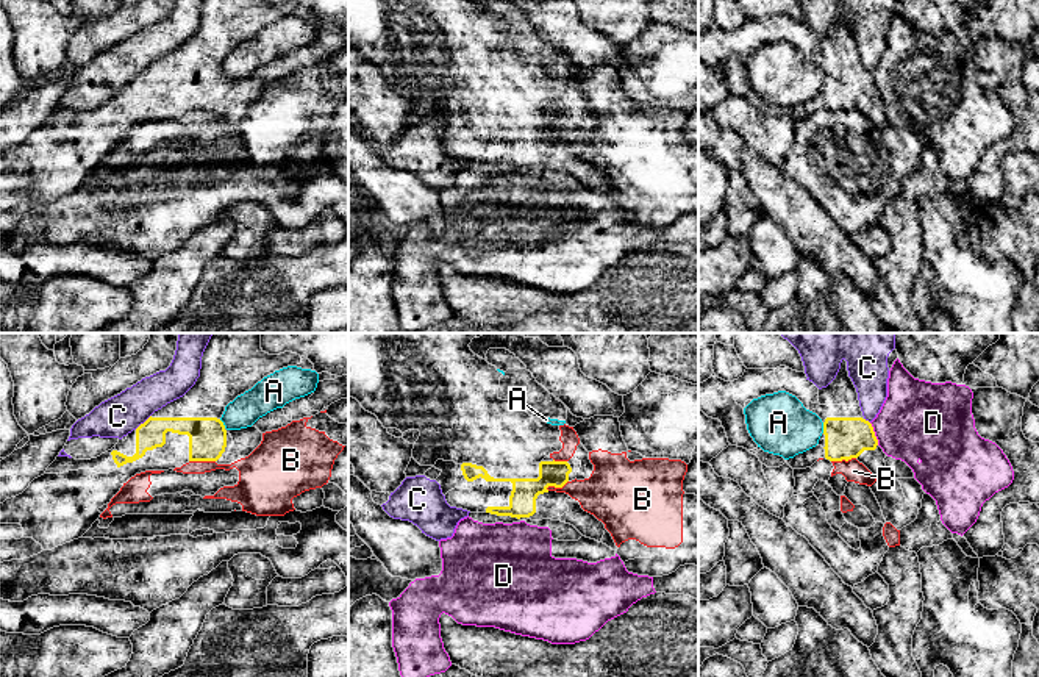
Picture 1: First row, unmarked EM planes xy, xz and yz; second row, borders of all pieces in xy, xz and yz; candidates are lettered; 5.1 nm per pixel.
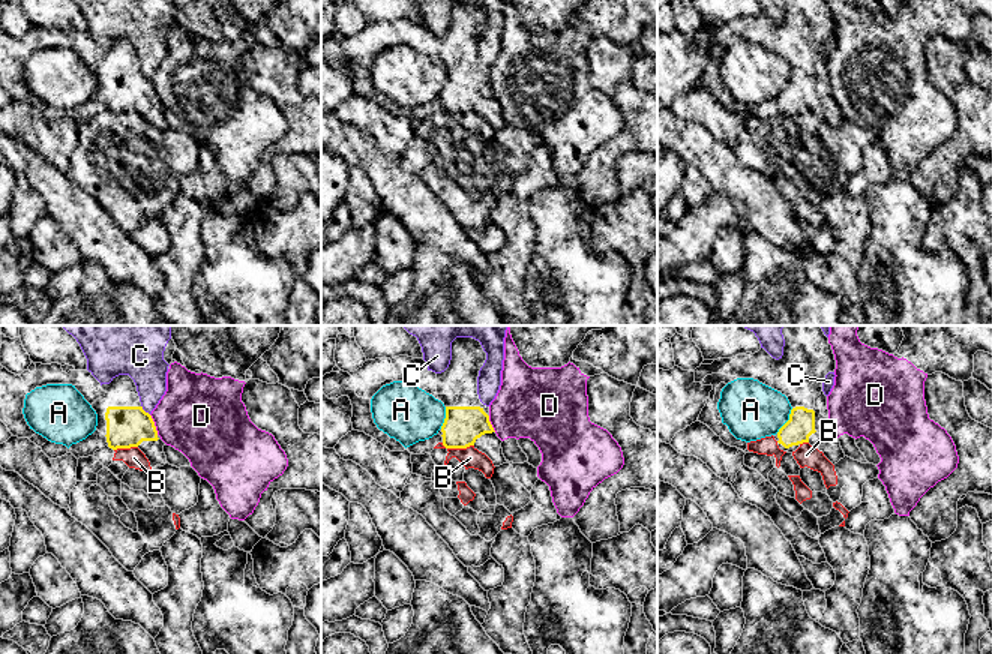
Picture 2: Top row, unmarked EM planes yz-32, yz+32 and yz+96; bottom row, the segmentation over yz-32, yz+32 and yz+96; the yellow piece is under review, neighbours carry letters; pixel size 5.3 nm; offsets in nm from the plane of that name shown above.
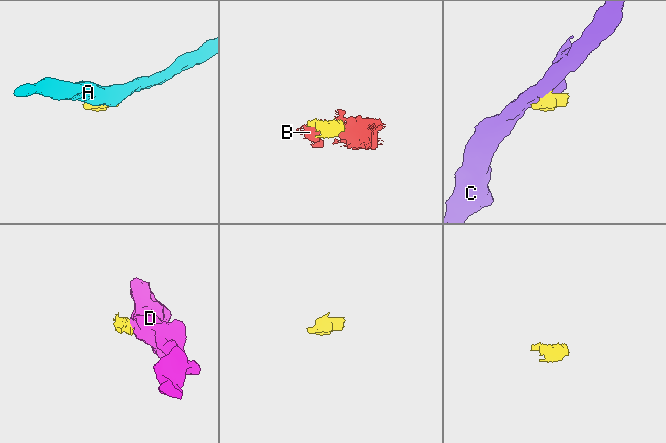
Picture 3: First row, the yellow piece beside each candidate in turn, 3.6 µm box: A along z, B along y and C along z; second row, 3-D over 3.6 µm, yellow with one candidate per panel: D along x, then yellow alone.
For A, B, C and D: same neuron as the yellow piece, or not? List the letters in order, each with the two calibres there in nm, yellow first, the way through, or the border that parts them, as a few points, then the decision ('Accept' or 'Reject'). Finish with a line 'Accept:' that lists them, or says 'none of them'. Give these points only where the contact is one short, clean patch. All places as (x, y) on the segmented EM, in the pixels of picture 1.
A: Thickness 220 nm (yellow) against 320 nm. Boundary: yz (822, 422), (824, 432). Reject
B: Thickness 190 nm (yellow) against 120 nm. Boundary: xy (189, 460), (214, 462). Reject
C: Thickness 140 nm (yellow) against 200 nm. Reject
D: Thickness 220 nm (yellow) against 400 nm. Boundary: yz (869, 422), (878, 444). Reject
Accept: none of them

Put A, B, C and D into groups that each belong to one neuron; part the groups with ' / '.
A / B / C / D

